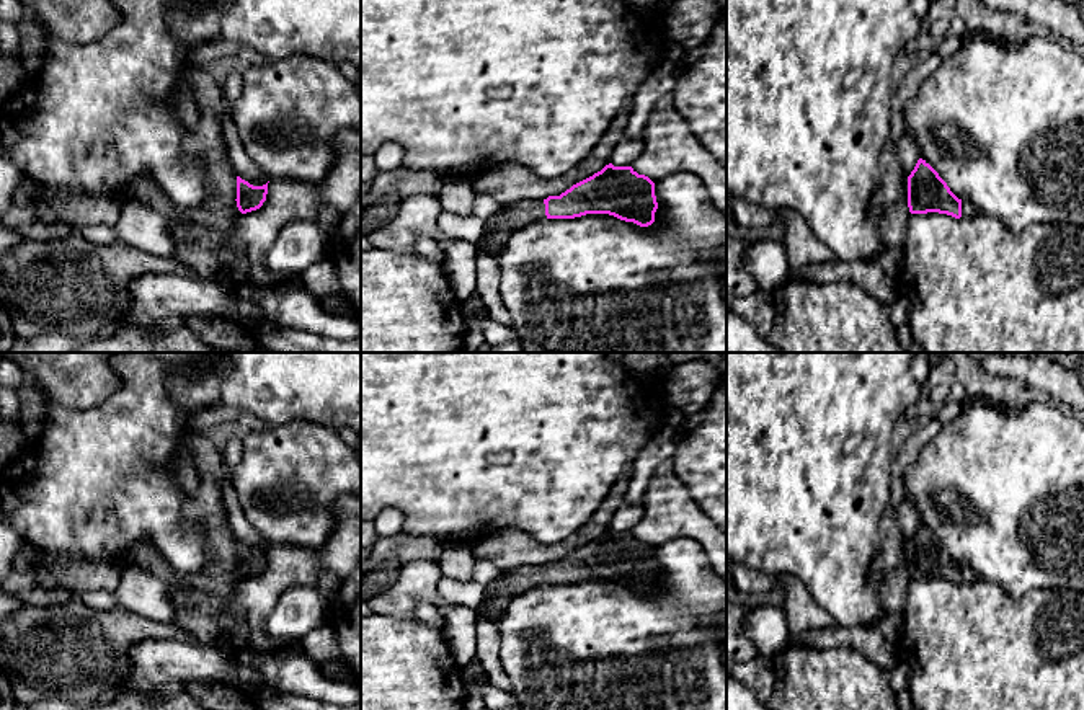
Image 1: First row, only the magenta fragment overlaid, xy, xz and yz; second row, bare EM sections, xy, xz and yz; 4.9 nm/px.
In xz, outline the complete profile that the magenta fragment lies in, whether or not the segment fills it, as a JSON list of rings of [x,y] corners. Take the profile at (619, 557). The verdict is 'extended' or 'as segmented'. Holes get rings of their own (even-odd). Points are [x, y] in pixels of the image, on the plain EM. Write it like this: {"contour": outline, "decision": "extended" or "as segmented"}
{"contour": [[[606,530],[593,542],[573,550],[560,561],[521,565],[501,573],[491,599],[473,607],[477,619],[498,619],[509,599],[529,588],[609,579],[640,592],[655,588],[658,575],[655,548],[632,532]]], "decision": "extended"}

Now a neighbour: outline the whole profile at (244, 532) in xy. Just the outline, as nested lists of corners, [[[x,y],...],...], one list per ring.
[[[224,462],[224,472],[220,477],[220,490],[222,490],[225,513],[237,542],[248,547],[253,552],[266,550],[269,547],[268,542],[258,532],[253,530],[253,527],[250,526],[240,506],[240,501],[238,501],[235,486],[230,480],[230,475],[227,472],[225,462]]]

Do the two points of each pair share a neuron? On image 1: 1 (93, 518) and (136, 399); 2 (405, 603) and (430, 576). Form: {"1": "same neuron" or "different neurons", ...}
{"1": "same neuron", "2": "same neuron"}

